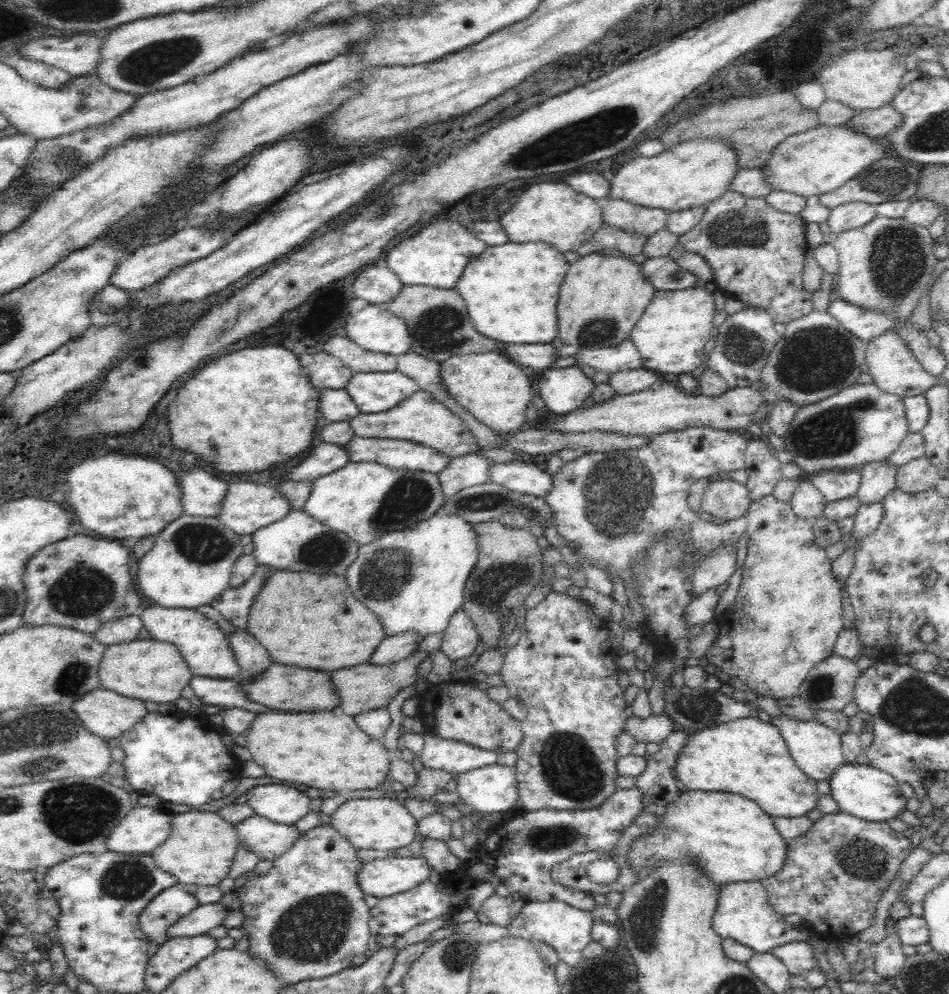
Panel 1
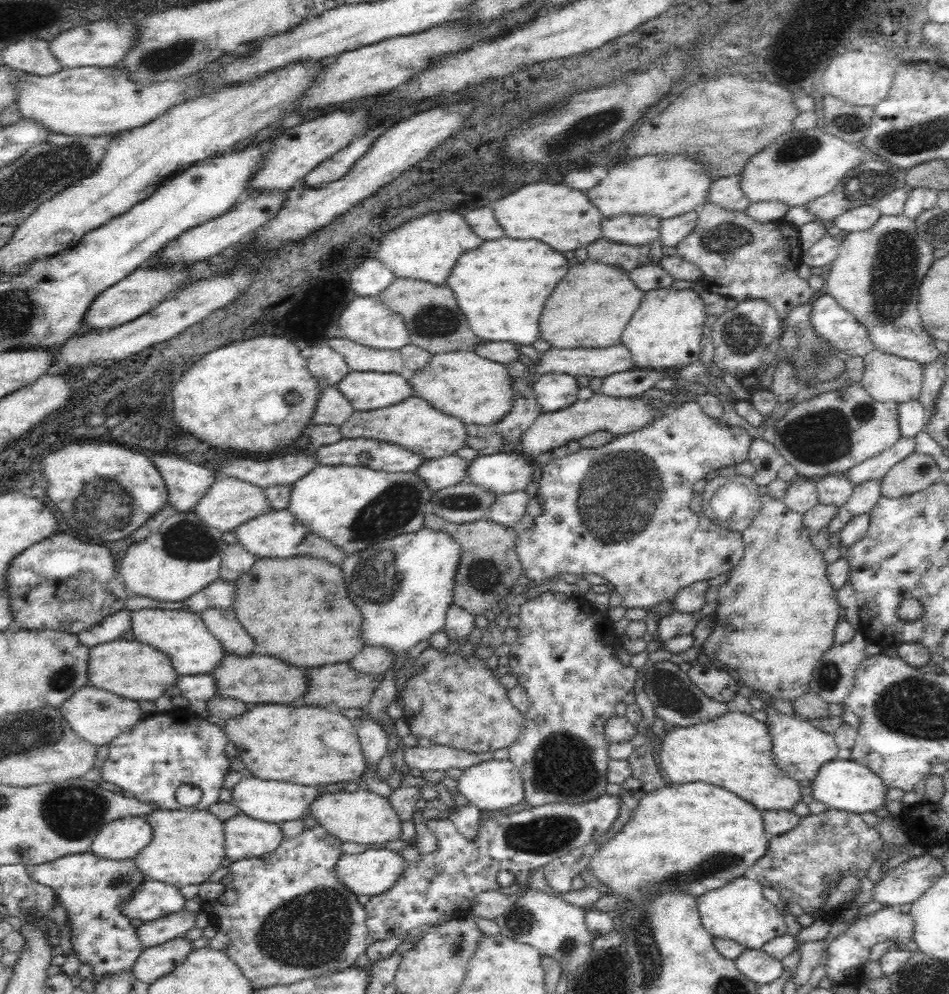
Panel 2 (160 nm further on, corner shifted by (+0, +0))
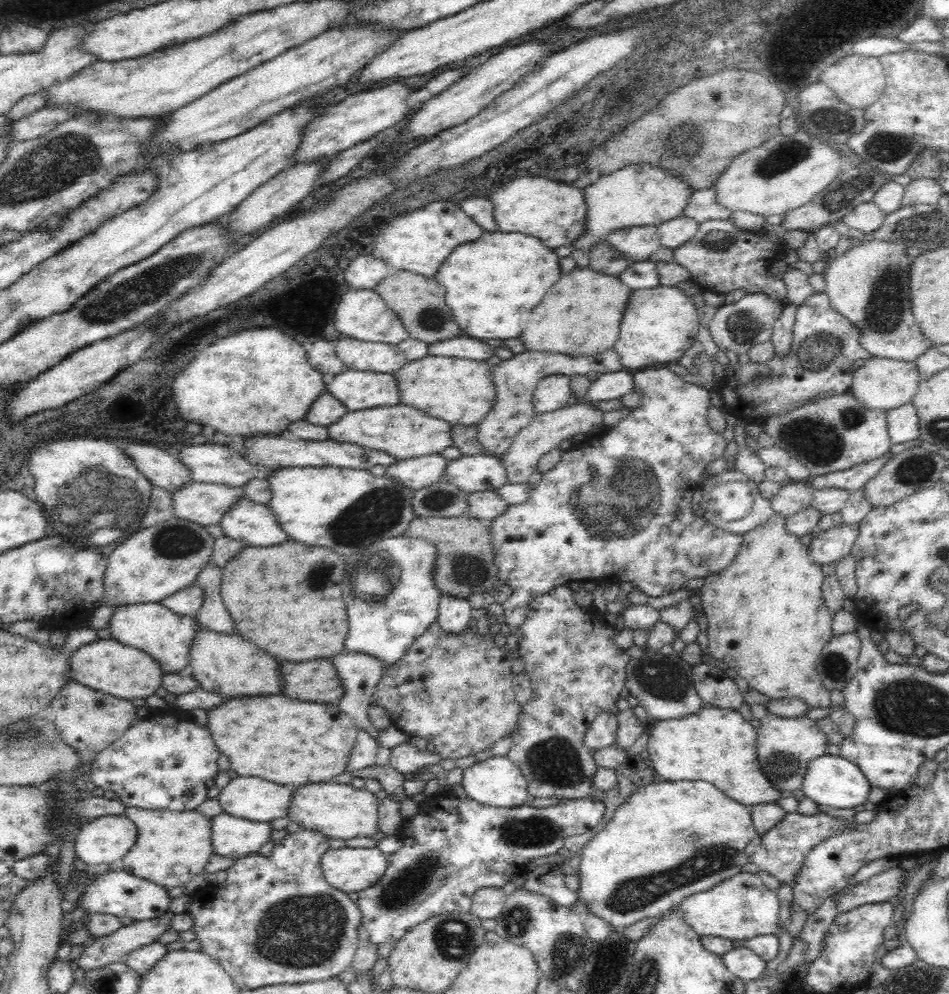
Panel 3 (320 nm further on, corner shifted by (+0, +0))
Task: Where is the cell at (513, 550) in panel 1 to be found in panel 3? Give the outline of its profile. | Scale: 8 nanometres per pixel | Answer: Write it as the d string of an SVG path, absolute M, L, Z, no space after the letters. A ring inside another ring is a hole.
M468 516L415 517L402 535L424 540L436 548L432 581L441 593L467 598L470 592L493 590L500 585L496 577L496 565L493 565L495 552L491 546L492 535L486 521Z

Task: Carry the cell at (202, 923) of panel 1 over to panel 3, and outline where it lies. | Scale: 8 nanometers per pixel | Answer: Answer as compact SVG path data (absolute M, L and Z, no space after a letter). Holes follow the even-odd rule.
M168 912L155 919L135 920L108 936L95 938L80 954L79 967L86 972L114 962L124 963L132 950L156 942L158 936L168 930L173 914Z

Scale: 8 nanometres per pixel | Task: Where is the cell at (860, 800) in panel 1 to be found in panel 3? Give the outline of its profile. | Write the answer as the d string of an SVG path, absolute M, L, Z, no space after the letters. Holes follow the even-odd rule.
M824 754L807 765L801 790L806 797L817 804L826 804L834 808L854 808L866 802L871 787L866 780L866 775L856 764L840 755Z

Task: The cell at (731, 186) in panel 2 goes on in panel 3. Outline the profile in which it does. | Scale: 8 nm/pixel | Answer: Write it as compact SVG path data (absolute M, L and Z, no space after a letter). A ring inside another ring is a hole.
M708 187L695 190L688 196L688 204L684 206L682 215L700 224L707 220L726 220L731 212L716 203L716 189Z

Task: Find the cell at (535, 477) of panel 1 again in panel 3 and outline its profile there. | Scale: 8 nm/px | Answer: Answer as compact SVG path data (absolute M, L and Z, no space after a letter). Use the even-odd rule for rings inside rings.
M460 455L448 460L441 481L454 484L468 494L498 489L507 482L506 471L494 455Z

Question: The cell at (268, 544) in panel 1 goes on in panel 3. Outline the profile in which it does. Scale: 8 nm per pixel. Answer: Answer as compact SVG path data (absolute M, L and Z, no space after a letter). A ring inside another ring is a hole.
M246 497L236 501L222 516L218 525L224 535L240 540L243 545L270 547L289 541L272 510Z

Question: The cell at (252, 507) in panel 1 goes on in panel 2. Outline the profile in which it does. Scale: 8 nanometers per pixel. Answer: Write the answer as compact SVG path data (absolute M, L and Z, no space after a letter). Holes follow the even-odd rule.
M220 478L208 488L208 491L197 501L193 514L200 518L207 526L230 532L236 527L240 527L249 519L271 512L269 501L264 495L261 487L254 484L244 483L244 480L234 478Z

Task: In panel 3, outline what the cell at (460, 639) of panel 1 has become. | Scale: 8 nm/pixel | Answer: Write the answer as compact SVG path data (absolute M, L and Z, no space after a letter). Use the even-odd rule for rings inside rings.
M441 593L436 622L446 633L460 633L472 620L472 610L468 598Z

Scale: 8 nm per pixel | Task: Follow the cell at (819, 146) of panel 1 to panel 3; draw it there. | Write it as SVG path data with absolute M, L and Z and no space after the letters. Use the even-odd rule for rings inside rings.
M798 130L790 135L778 135L767 140L765 144L752 148L747 152L741 153L734 158L724 170L721 170L720 176L716 178L712 187L716 189L716 203L728 209L730 212L742 210L766 218L773 214L785 215L795 208L809 203L813 196L822 192L842 170L843 156L836 149L835 145L820 141L820 139L810 136L804 130Z

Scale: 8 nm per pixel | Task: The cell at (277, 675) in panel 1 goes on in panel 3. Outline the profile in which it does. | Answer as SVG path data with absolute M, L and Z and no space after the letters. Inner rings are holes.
M201 625L192 636L192 644L188 648L186 673L196 680L200 688L223 696L240 698L258 694L281 694L280 666L276 666L276 660L238 632L224 634Z

